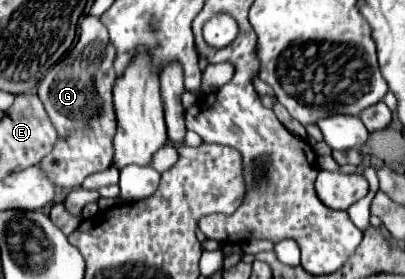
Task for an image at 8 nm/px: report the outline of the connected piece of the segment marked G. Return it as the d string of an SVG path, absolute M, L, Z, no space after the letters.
M85 17L79 27L77 45L45 73L37 87L37 95L57 131L57 145L39 165L49 173L49 179L57 187L77 189L85 177L113 165L115 119L111 89L117 79L113 73L113 61L115 49L105 25L101 25L99 17Z

